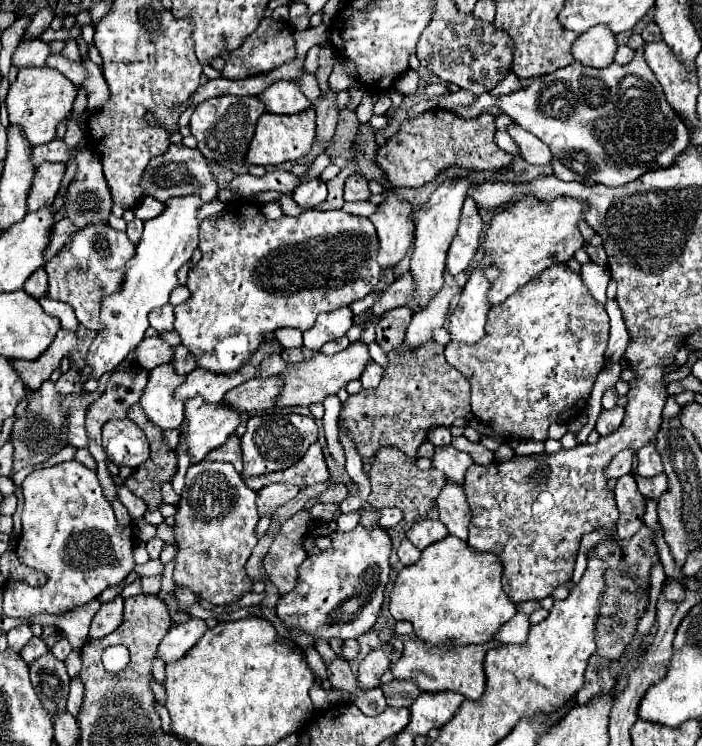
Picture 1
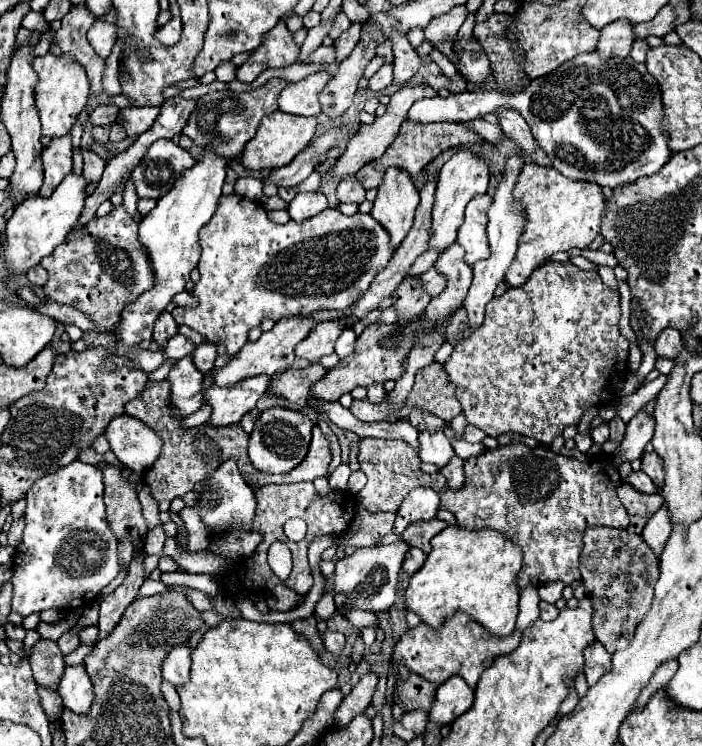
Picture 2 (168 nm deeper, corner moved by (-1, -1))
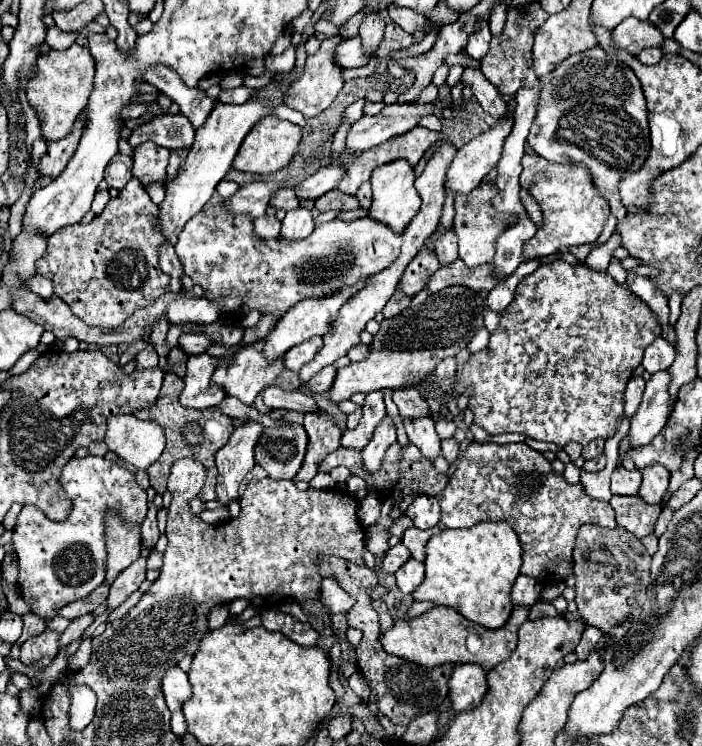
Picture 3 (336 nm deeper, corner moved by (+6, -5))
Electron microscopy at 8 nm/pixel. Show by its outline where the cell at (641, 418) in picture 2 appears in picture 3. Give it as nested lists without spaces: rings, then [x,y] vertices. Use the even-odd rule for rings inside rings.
[[[660,371],[652,375],[652,379],[646,383],[642,403],[630,421],[628,439],[632,447],[648,445],[664,429],[672,409],[668,381],[670,381],[668,373]]]

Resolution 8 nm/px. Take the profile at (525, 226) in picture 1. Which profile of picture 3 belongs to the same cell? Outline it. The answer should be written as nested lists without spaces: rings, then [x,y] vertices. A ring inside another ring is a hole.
[[[524,155],[520,187],[526,189],[542,209],[542,223],[538,225],[536,235],[524,245],[526,261],[558,253],[564,247],[594,243],[600,237],[610,207],[604,197],[596,193],[584,165],[556,165],[538,155]]]

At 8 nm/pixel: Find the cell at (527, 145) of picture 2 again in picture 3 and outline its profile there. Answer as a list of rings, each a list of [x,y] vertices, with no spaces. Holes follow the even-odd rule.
[[[464,69],[462,83],[468,83],[472,87],[474,97],[478,99],[478,103],[482,105],[482,109],[490,117],[494,117],[494,119],[506,119],[506,117],[510,117],[508,103],[500,97],[498,89],[490,81],[486,81],[486,77],[480,71],[476,71],[476,69]]]

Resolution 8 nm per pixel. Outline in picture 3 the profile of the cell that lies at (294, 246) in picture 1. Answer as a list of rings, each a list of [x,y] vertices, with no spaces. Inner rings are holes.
[[[218,203],[214,207],[202,209],[188,221],[188,225],[178,237],[176,253],[184,265],[184,273],[192,277],[192,281],[204,289],[204,297],[216,307],[220,307],[226,315],[228,311],[240,311],[242,315],[248,315],[252,309],[258,309],[262,315],[282,317],[290,307],[294,307],[302,299],[320,299],[338,293],[344,285],[356,285],[358,281],[368,279],[370,275],[376,275],[382,269],[390,267],[400,253],[400,245],[402,235],[392,233],[392,229],[380,225],[378,221],[372,221],[370,217],[356,221],[334,219],[322,223],[302,241],[286,241],[282,237],[266,241],[254,233],[250,215],[232,213],[224,207],[224,203]]]

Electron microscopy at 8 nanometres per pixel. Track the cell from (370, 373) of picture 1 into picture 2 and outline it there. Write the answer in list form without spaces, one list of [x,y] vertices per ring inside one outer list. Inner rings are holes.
[[[373,383],[367,387],[367,399],[371,403],[381,403],[385,397],[385,389],[383,389],[383,383]]]

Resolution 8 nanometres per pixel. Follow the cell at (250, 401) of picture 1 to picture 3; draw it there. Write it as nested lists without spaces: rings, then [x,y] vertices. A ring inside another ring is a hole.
[[[330,365],[330,367],[324,367],[320,373],[316,373],[308,383],[304,383],[302,387],[310,393],[324,393],[326,389],[330,389],[332,381],[334,381],[334,375],[336,375],[336,367]]]

